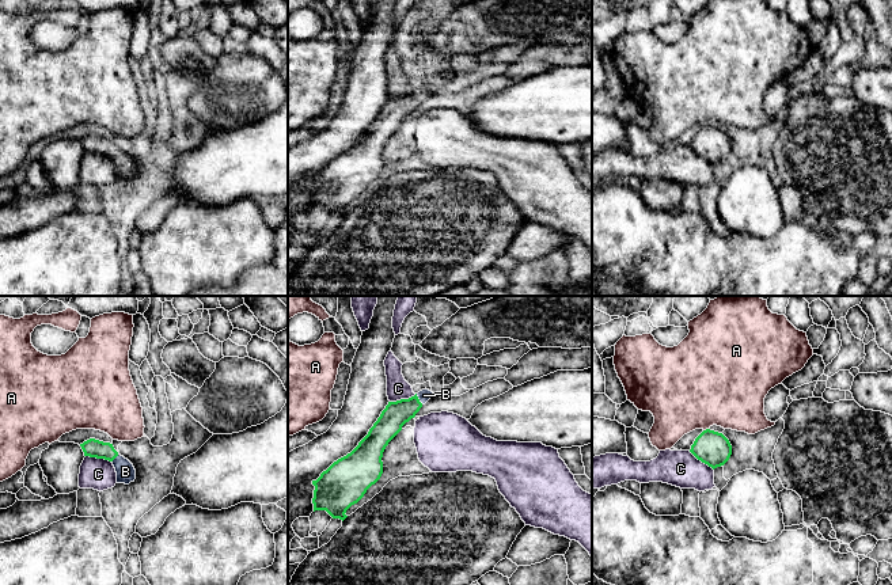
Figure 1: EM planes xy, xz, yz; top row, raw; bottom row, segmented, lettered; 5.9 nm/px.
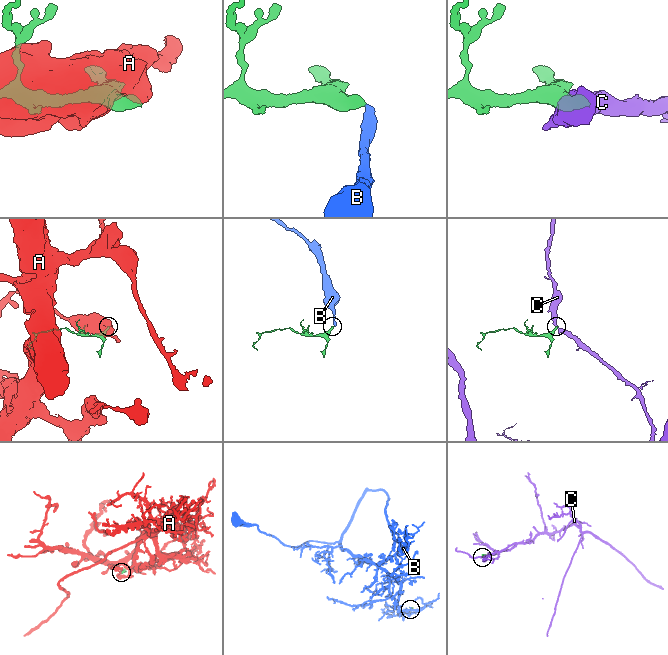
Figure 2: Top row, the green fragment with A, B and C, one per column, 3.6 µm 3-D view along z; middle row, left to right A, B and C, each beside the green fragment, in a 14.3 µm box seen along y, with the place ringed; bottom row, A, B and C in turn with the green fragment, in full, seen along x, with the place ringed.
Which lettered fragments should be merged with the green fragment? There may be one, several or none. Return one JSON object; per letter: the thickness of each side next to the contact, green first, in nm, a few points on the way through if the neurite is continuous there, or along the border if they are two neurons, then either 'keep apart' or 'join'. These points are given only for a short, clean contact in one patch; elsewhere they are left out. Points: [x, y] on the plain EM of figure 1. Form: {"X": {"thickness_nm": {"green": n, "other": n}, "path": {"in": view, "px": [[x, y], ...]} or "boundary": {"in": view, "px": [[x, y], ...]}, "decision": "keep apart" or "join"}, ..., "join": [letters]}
{"A": {"thickness_nm": {"green": 200, "other": 480}, "decision": "keep apart"}, "B": {"thickness_nm": {"green": 150, "other": 70}, "path": {"in": "xz", "px": [[395, 110], [410, 103], [418, 95], [424, 91]]}, "decision": "join"}, "C": {"thickness_nm": {"green": 150, "other": 130}, "boundary": {"in": "xz", "px": [[416, 90], [390, 98]]}, "decision": "keep apart"}, "join": ["B"]}

